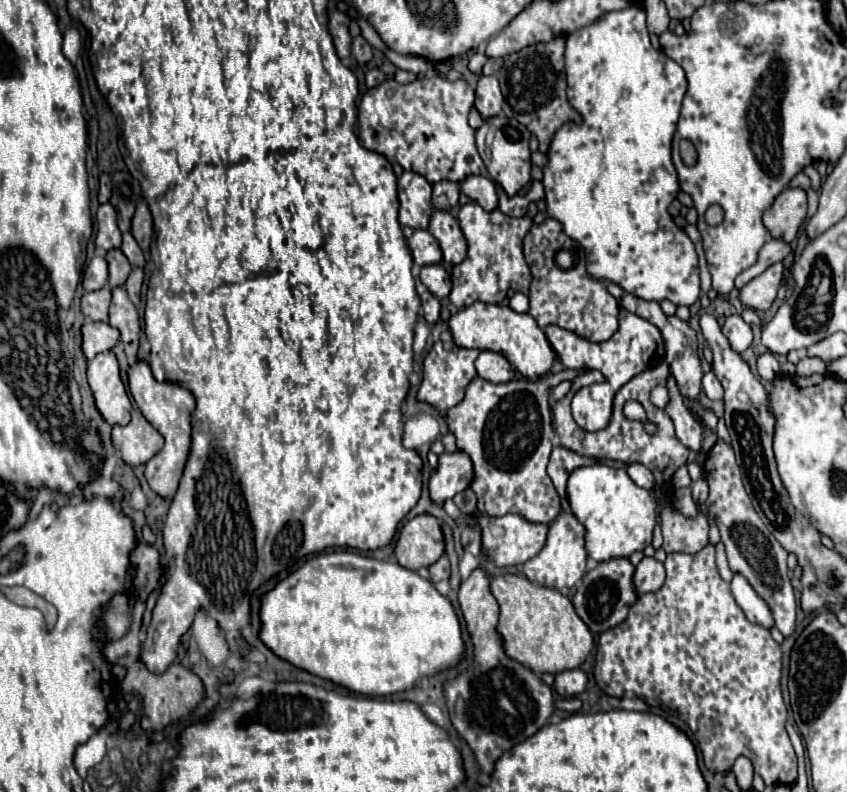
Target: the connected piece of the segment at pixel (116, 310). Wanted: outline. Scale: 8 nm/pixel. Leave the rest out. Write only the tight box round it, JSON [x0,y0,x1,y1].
[109,287,139,359]

